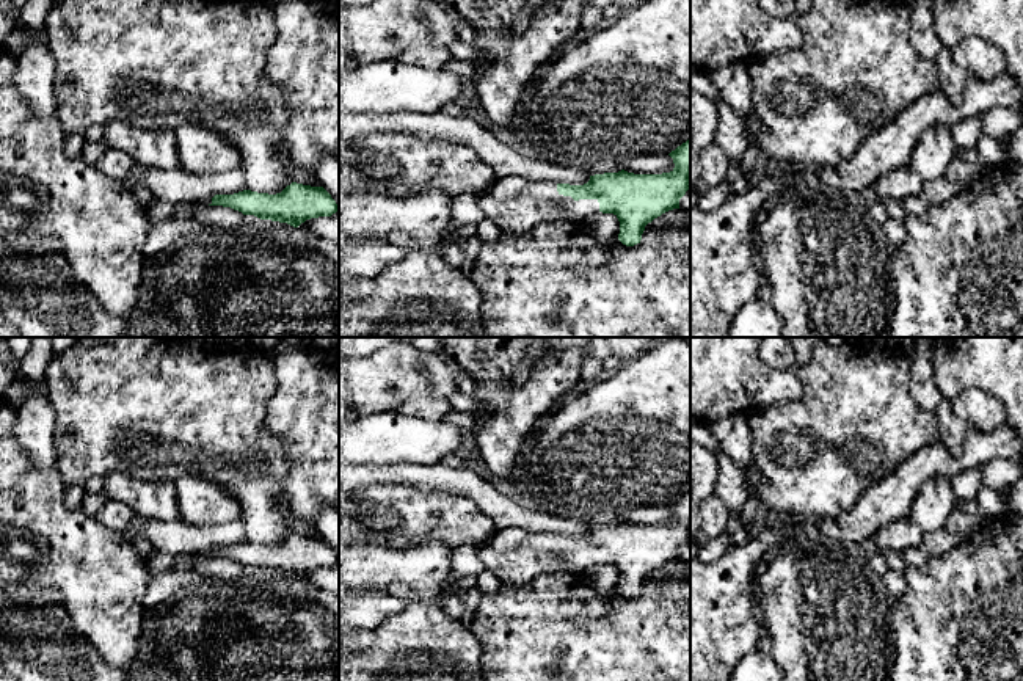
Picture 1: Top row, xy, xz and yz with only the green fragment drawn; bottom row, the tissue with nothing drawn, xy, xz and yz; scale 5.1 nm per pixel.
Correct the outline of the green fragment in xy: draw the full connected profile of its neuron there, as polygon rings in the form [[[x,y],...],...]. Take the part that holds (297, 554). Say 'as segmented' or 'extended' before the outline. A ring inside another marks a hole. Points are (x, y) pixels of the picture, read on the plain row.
extended; [[[292,534],[281,544],[268,546],[243,541],[234,546],[215,546],[193,557],[223,557],[254,566],[260,571],[287,574],[298,579],[311,570],[331,568],[337,555],[323,538]]]

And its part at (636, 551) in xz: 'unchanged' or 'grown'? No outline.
grown

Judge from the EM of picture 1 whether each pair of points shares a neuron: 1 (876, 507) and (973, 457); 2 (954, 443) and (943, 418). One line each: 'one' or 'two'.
1: one
2: one

